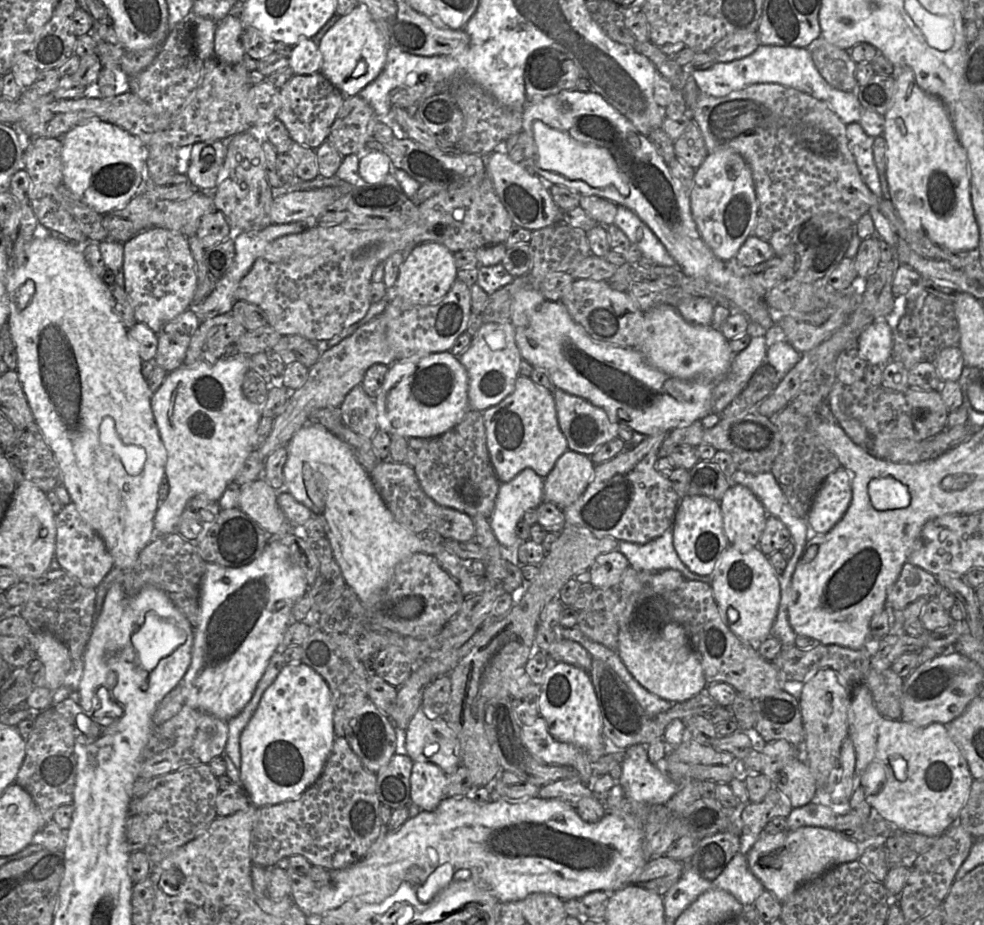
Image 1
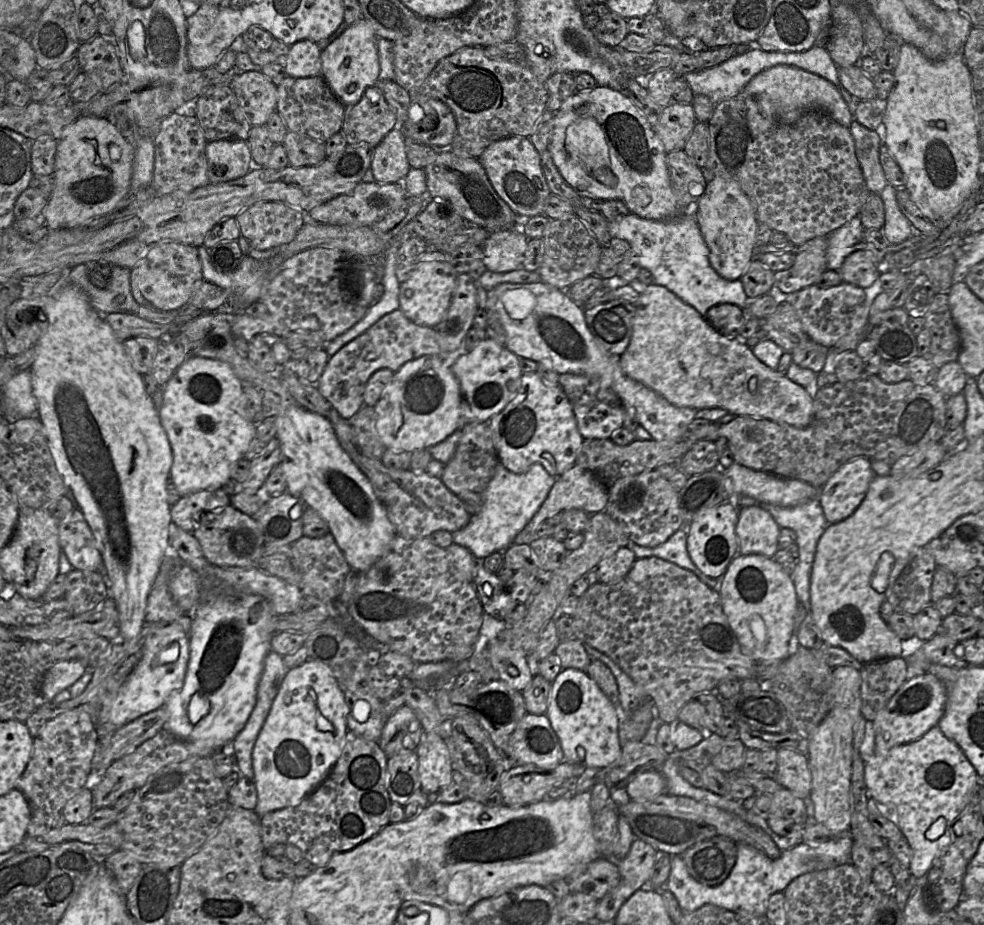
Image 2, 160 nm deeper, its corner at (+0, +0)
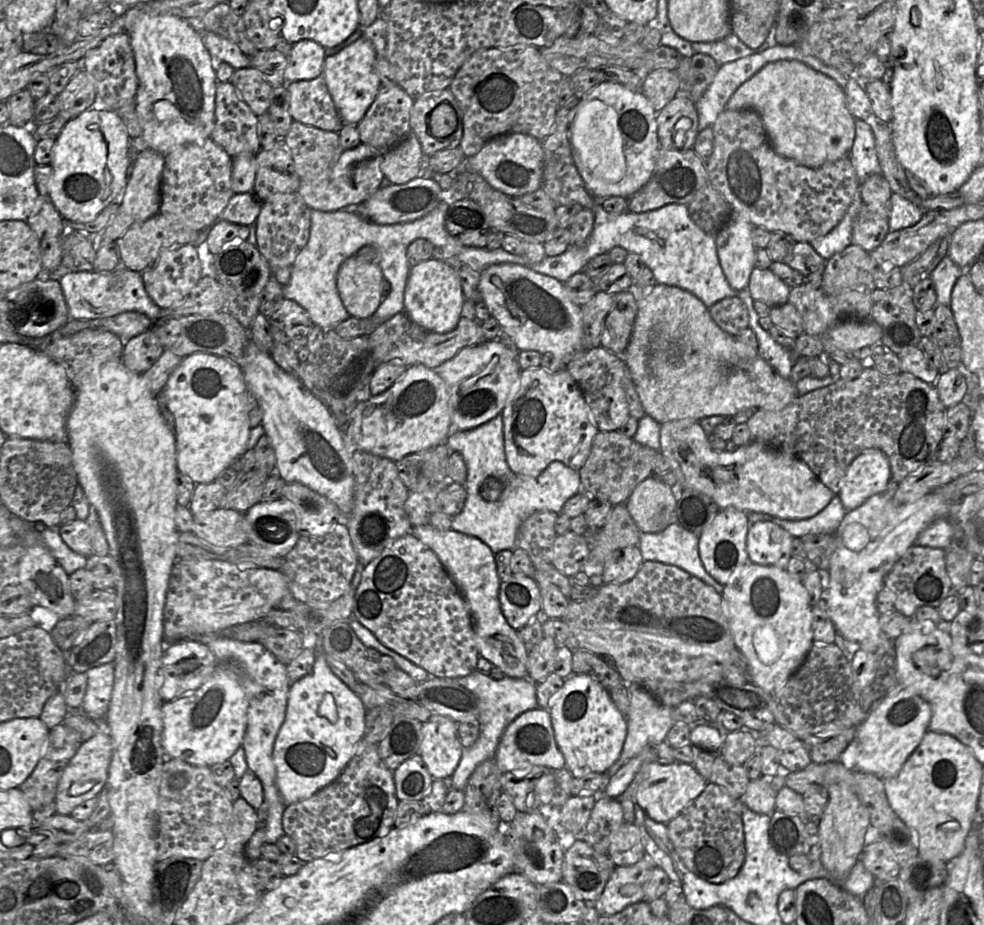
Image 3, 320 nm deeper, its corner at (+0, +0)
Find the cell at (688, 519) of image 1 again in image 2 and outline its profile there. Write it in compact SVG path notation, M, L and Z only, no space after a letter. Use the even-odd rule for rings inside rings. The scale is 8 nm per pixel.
M727 502L706 510L687 524L687 551L692 562L706 576L721 579L731 561L739 554L736 535L739 508Z

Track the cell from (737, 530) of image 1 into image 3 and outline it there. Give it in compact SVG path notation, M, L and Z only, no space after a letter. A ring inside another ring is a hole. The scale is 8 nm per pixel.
M771 521L750 525L747 534L749 562L786 569L791 558L792 535Z

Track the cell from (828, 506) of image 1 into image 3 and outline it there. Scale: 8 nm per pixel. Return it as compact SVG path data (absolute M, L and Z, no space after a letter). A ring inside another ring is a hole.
M869 448L851 462L840 482L837 495L846 511L850 511L871 496L883 493L890 480L888 457L878 448Z

